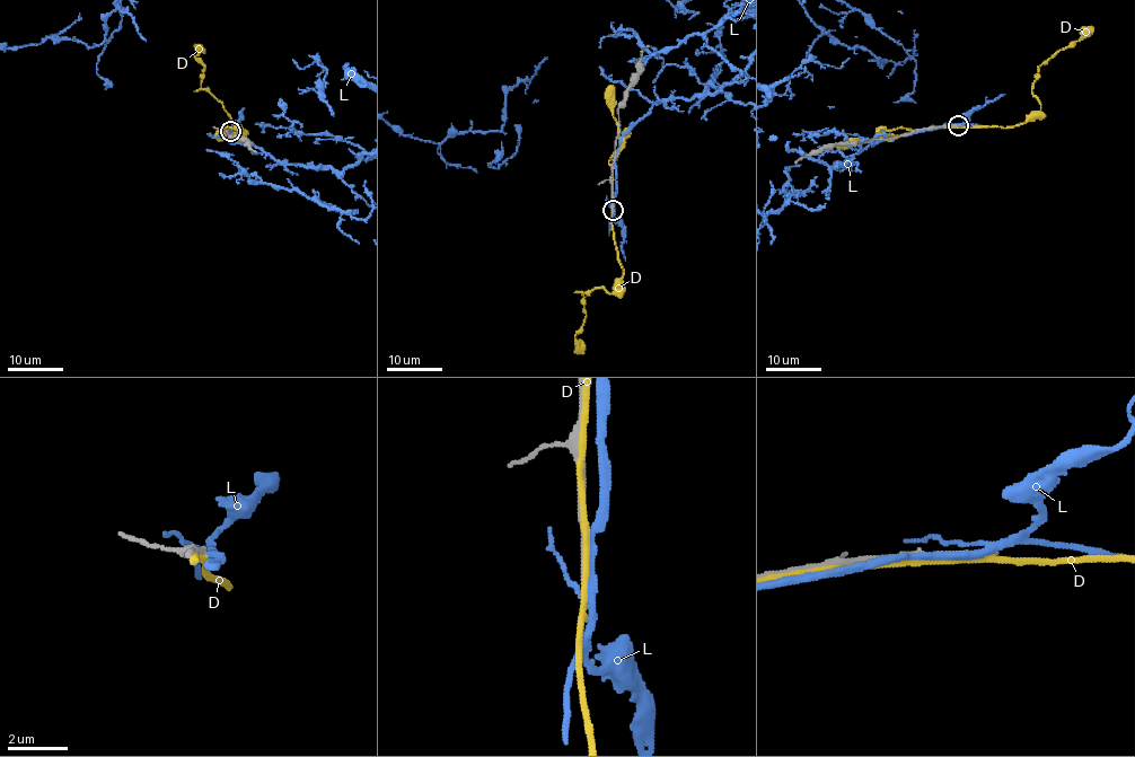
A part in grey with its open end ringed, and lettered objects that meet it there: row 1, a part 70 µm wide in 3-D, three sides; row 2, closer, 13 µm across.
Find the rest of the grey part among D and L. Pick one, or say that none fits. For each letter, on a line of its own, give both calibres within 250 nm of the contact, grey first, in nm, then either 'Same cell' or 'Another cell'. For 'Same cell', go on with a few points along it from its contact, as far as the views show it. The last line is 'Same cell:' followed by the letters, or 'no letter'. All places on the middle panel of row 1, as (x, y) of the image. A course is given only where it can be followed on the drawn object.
D: Thickness 220 nm (grey) against 200 nm. Another cell
L: Thickness 320 nm (grey) against 240 nm. Another cell
Same cell: no letter

